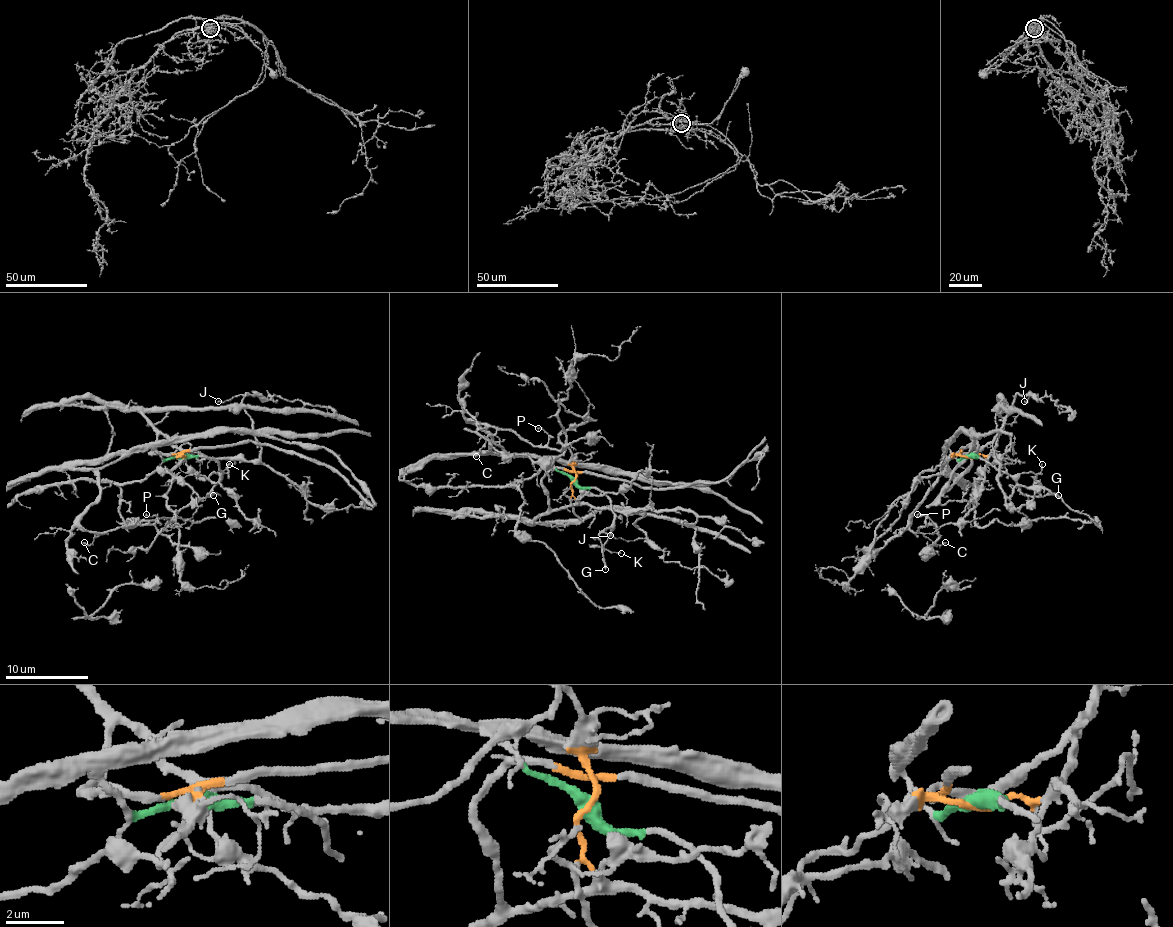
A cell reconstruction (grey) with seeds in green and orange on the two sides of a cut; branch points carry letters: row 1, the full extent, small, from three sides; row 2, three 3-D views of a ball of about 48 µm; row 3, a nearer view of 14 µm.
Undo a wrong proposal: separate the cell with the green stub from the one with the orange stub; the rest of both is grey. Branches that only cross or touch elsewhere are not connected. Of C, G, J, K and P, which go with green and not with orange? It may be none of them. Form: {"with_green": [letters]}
{"with_green": ["C", "G", "K", "P"]}

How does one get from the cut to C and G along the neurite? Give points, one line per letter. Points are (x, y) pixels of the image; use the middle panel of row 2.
C: (573, 479), (542, 458), (490, 452), (492, 440), (471, 421), (488, 423), (496, 429), (475, 456)
G: (573, 479), (583, 487), (597, 487), (610, 502), (614, 520), (599, 539), (606, 570)

